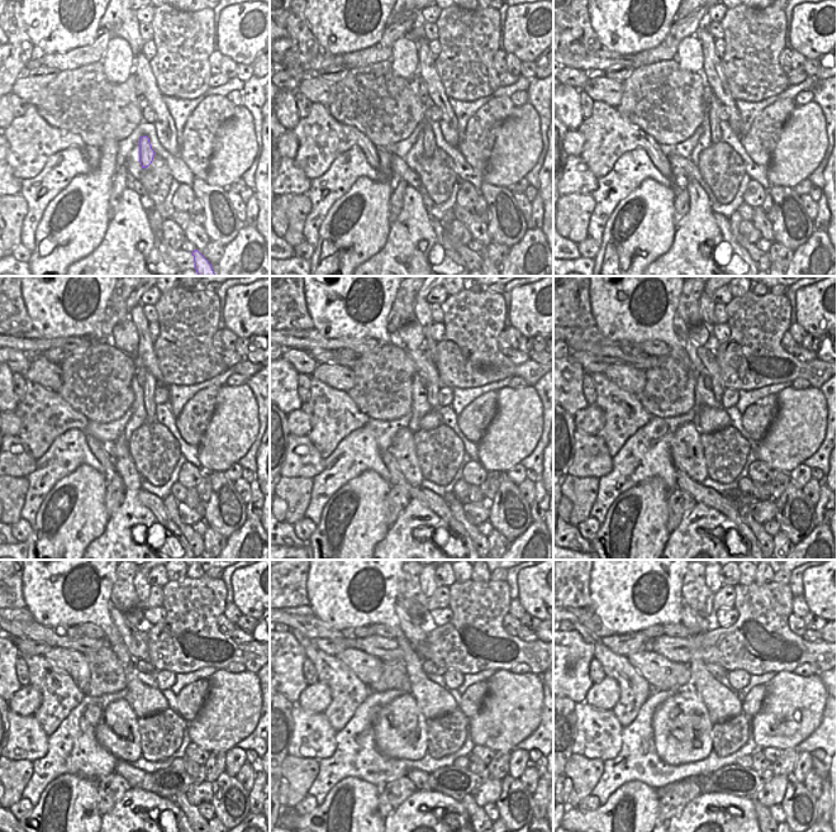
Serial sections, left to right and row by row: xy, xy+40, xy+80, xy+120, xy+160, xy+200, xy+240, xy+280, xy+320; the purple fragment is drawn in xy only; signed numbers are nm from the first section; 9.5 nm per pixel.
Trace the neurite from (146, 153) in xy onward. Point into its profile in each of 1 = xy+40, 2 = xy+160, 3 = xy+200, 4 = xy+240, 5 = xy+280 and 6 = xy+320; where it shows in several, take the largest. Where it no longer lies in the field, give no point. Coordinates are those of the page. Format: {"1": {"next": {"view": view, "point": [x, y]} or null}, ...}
{"1": {"next": {"view": "xy+40", "point": [428, 137]}}, "2": {"next": {"view": "xy+160", "point": [421, 359]}}, "3": {"next": {"view": "xy+200", "point": [703, 359]}}, "4": {"next": {"view": "xy+240", "point": [134, 637]}}, "5": {"next": {"view": "xy+280", "point": [414, 631]}}, "6": {"next": {"view": "xy+320", "point": [688, 618]}}}

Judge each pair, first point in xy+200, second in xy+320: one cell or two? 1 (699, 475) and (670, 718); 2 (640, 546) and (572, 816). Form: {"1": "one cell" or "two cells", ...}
{"1": "one cell", "2": "one cell"}

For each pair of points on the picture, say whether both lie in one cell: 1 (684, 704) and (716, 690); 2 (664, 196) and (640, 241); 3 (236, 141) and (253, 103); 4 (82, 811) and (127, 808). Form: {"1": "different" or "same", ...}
{"1": "different", "2": "same", "3": "different", "4": "different"}

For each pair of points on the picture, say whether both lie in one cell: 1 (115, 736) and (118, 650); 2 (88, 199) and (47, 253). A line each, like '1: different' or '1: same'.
1: different
2: same

